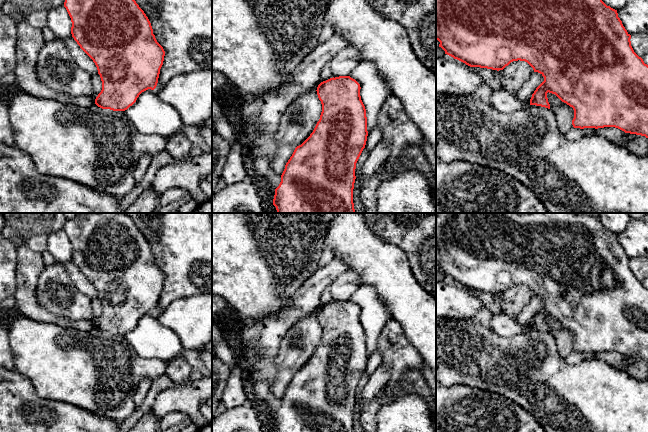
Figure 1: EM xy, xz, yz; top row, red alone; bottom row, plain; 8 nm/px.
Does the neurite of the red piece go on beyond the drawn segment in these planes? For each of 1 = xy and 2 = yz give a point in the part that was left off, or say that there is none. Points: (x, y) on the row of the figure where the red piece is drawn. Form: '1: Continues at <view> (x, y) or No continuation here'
1: No continuation here
2: No continuation here

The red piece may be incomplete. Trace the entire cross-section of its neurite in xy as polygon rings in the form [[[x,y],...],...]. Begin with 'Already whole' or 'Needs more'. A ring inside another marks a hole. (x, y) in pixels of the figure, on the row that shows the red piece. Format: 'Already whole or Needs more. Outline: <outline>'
Already whole. Outline: [[[65,0],[64,7],[71,18],[72,37],[93,60],[100,75],[102,90],[95,99],[98,107],[125,111],[142,92],[156,88],[165,51],[157,42],[148,17],[135,0]]]

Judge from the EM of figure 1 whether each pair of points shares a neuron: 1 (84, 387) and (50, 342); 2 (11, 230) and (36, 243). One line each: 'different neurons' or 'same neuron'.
1: same neuron
2: same neuron

